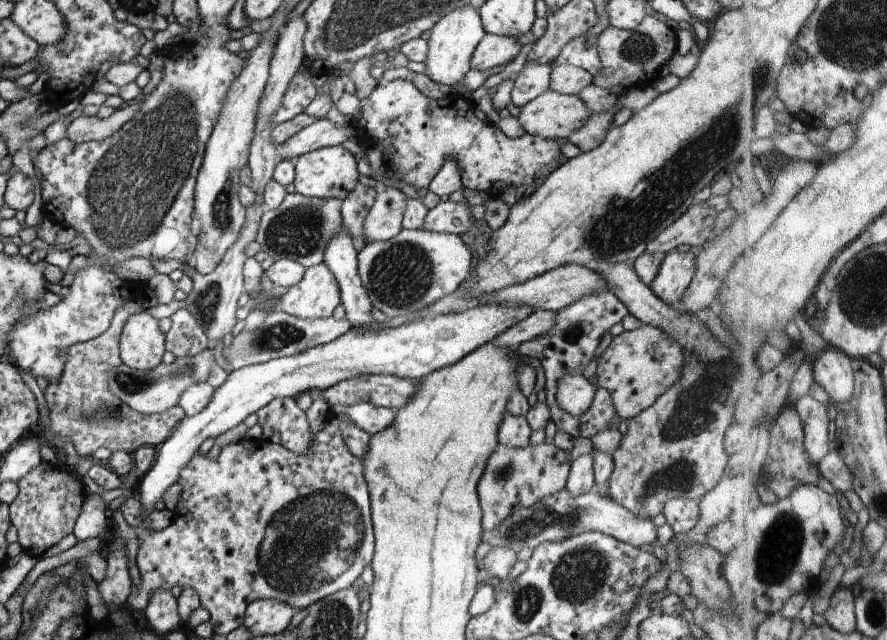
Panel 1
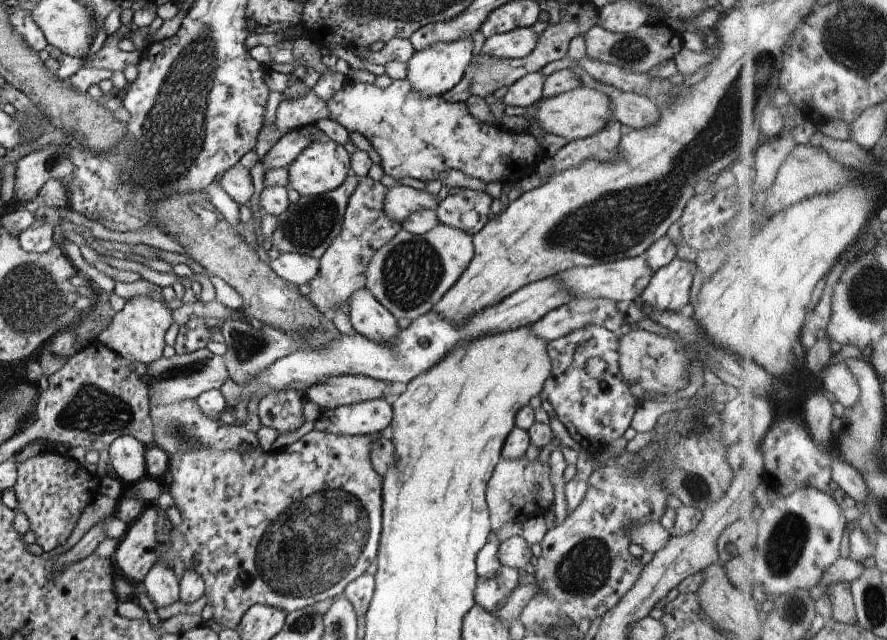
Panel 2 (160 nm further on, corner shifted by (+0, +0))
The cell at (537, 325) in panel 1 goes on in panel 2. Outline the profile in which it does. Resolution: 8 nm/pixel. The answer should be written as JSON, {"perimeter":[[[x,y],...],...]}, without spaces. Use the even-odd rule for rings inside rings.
{"perimeter":[[[576,298],[546,313],[530,326],[536,336],[548,343],[588,325],[602,328],[605,326],[618,335],[620,326],[626,323],[625,308],[623,303],[607,298]]]}

